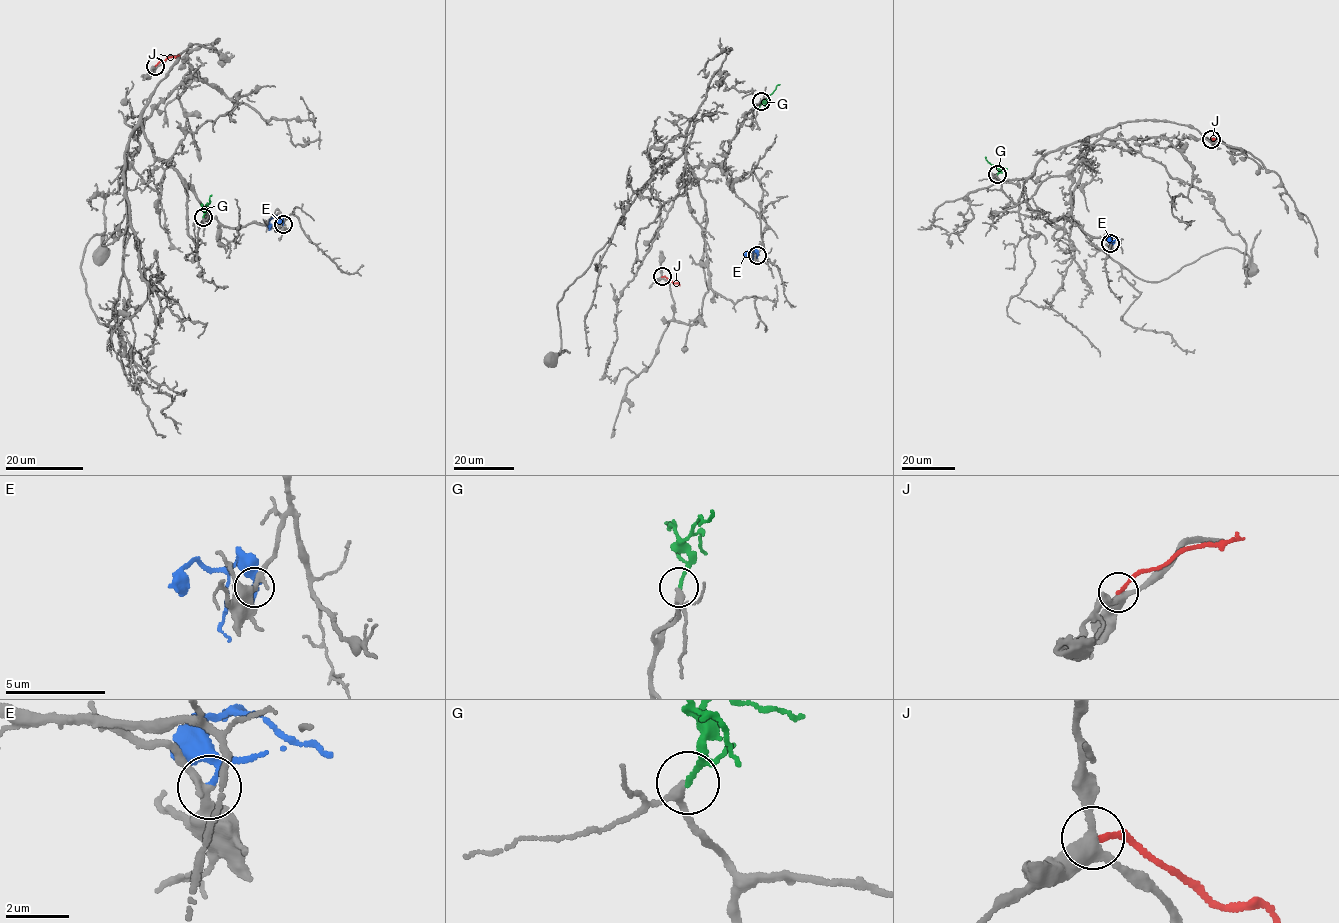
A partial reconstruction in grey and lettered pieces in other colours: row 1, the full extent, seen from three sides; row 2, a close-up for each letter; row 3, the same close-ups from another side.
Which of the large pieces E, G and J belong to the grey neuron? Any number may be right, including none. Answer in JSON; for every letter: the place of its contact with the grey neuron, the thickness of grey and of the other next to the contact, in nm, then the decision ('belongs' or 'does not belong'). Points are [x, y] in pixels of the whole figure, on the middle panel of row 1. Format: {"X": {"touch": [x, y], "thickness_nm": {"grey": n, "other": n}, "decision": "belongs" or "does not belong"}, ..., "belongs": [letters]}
{"E": {"touch": [757, 255], "thickness_nm": {"grey": 280, "other": 120}, "decision": "does not belong"}, "G": {"touch": [761, 101], "thickness_nm": {"grey": 240, "other": 150}, "decision": "belongs"}, "J": {"touch": [662, 276], "thickness_nm": {"grey": 360, "other": 180}, "decision": "does not belong"}, "belongs": ["G"]}

